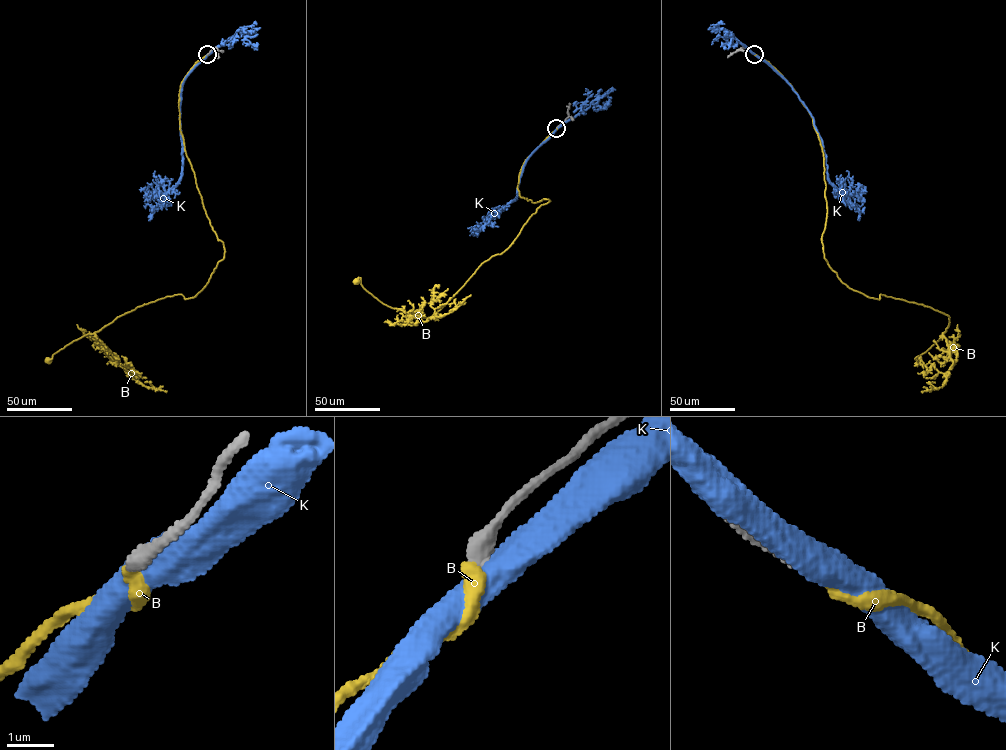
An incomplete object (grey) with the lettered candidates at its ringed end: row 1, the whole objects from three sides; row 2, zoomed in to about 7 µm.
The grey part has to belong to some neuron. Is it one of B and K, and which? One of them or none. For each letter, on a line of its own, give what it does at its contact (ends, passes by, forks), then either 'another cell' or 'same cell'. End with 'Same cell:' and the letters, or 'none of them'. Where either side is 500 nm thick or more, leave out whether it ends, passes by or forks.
B: it ends | another cell
K: another cell
Same cell: none of them

